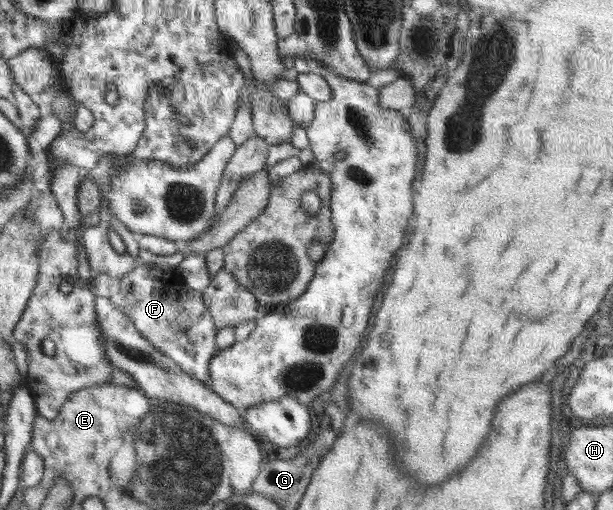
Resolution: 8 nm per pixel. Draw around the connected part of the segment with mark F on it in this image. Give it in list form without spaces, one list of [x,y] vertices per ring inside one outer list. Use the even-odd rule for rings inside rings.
[[[139,263],[127,275],[121,278],[110,277],[109,274],[92,274],[91,281],[87,283],[89,290],[95,297],[101,296],[111,300],[112,308],[120,308],[123,314],[127,315],[135,325],[135,328],[162,353],[170,356],[185,374],[202,383],[209,380],[209,361],[215,354],[216,348],[214,338],[216,328],[214,320],[204,306],[202,292],[189,288],[181,279],[177,269],[167,269],[166,271],[159,266],[149,266]]]

